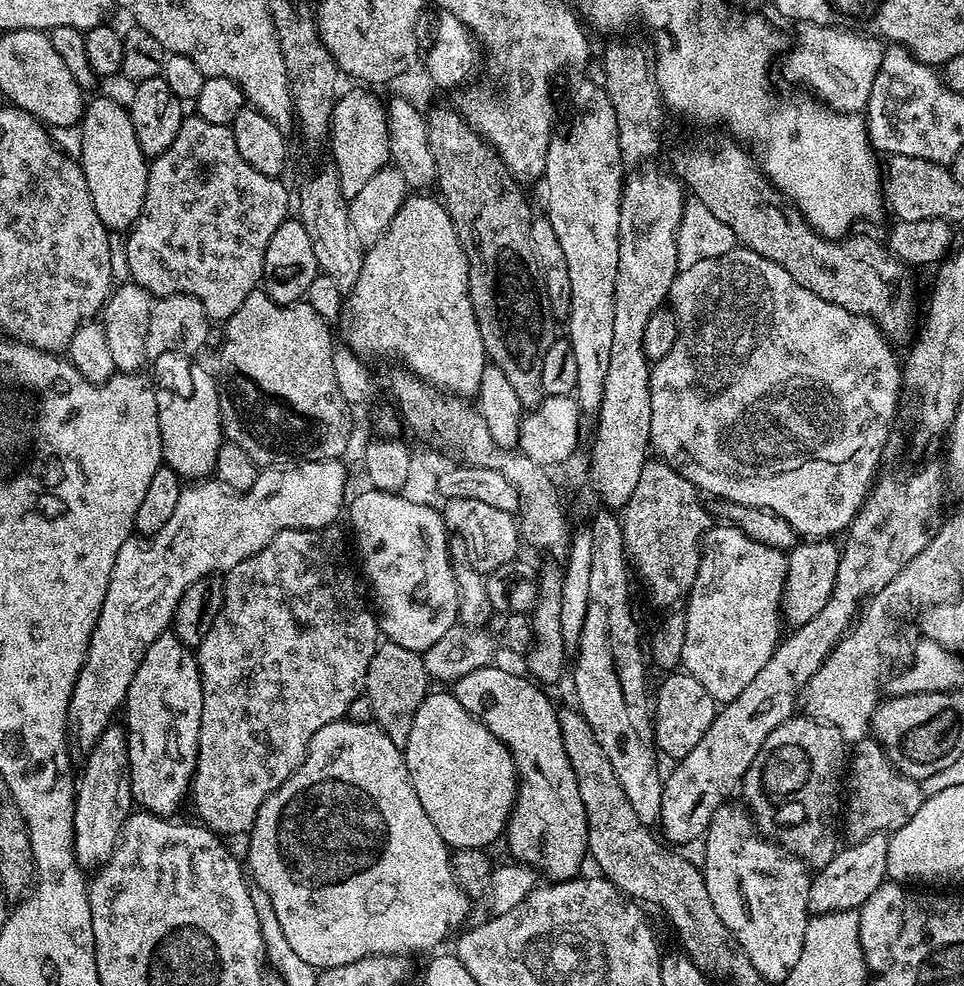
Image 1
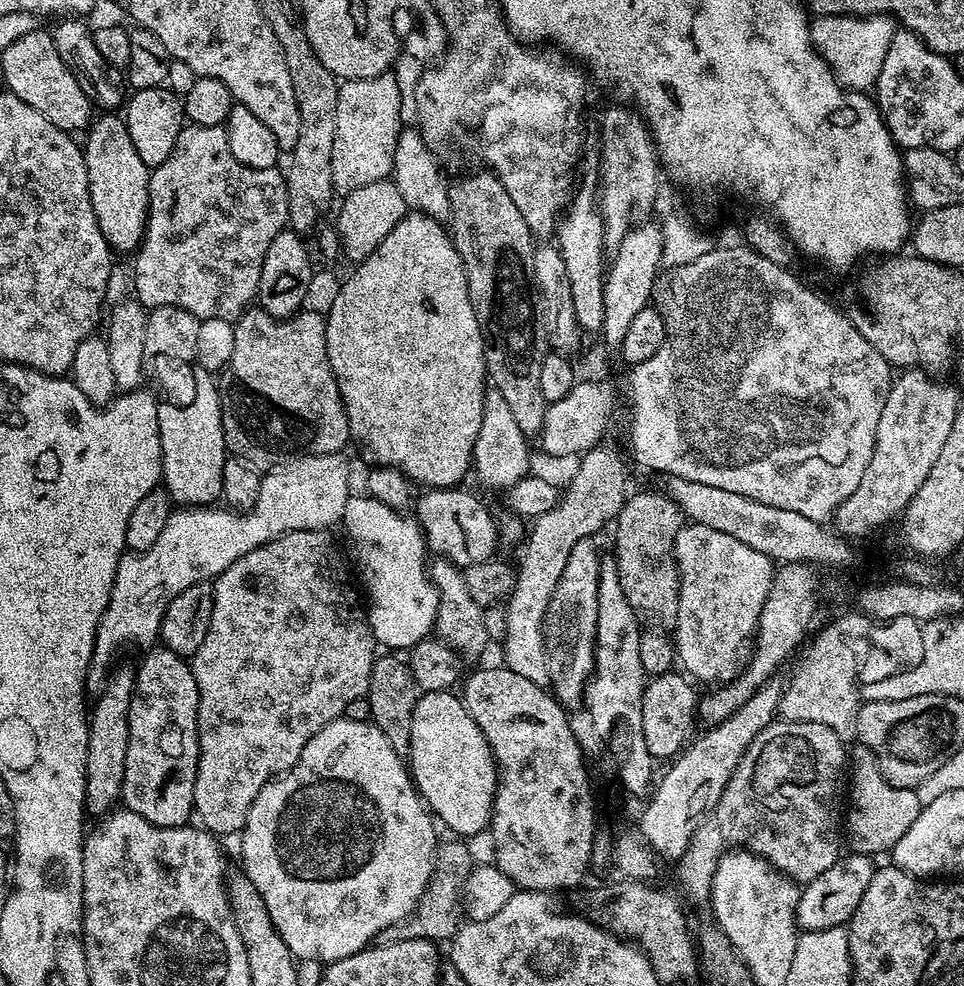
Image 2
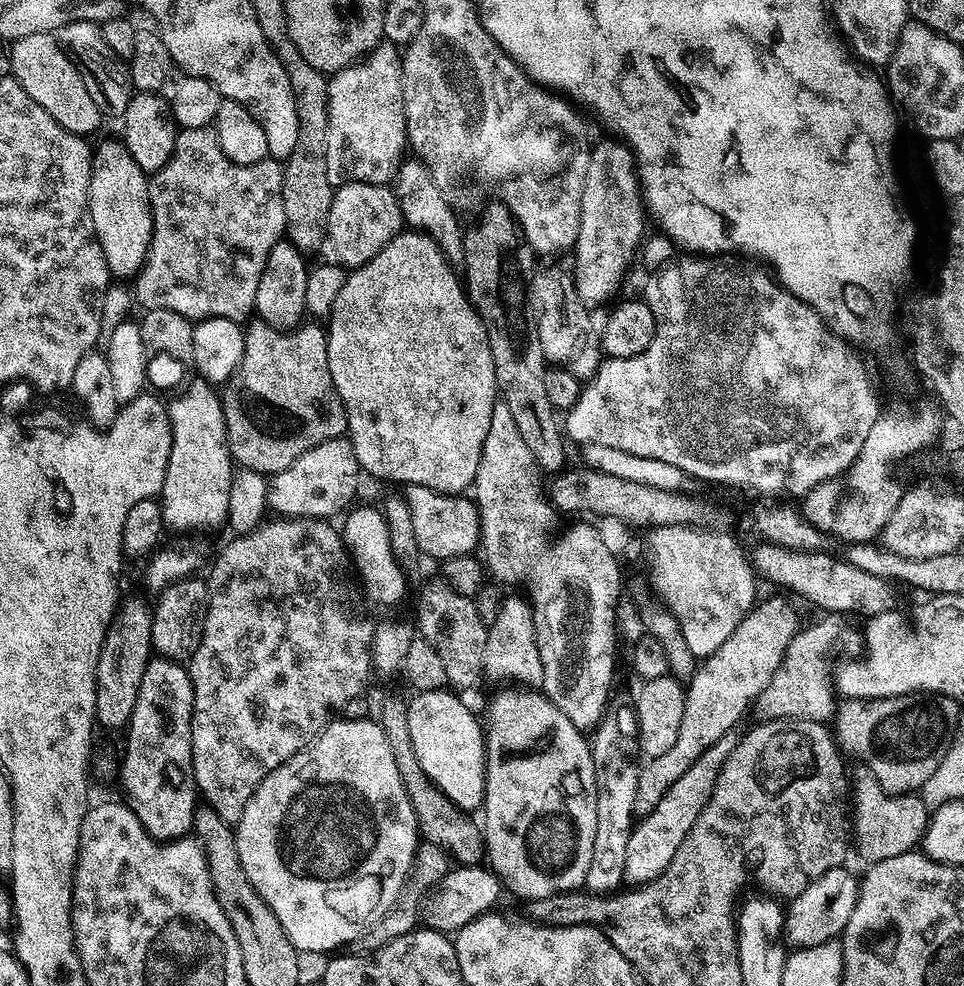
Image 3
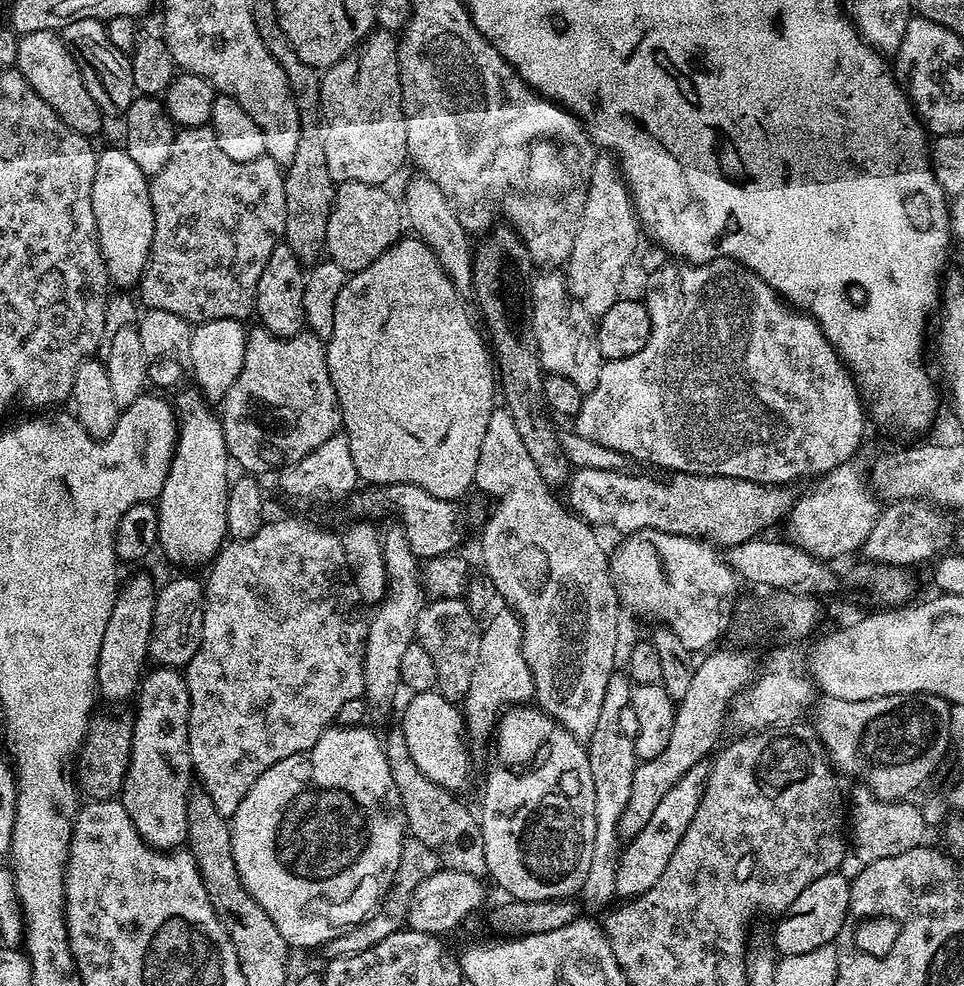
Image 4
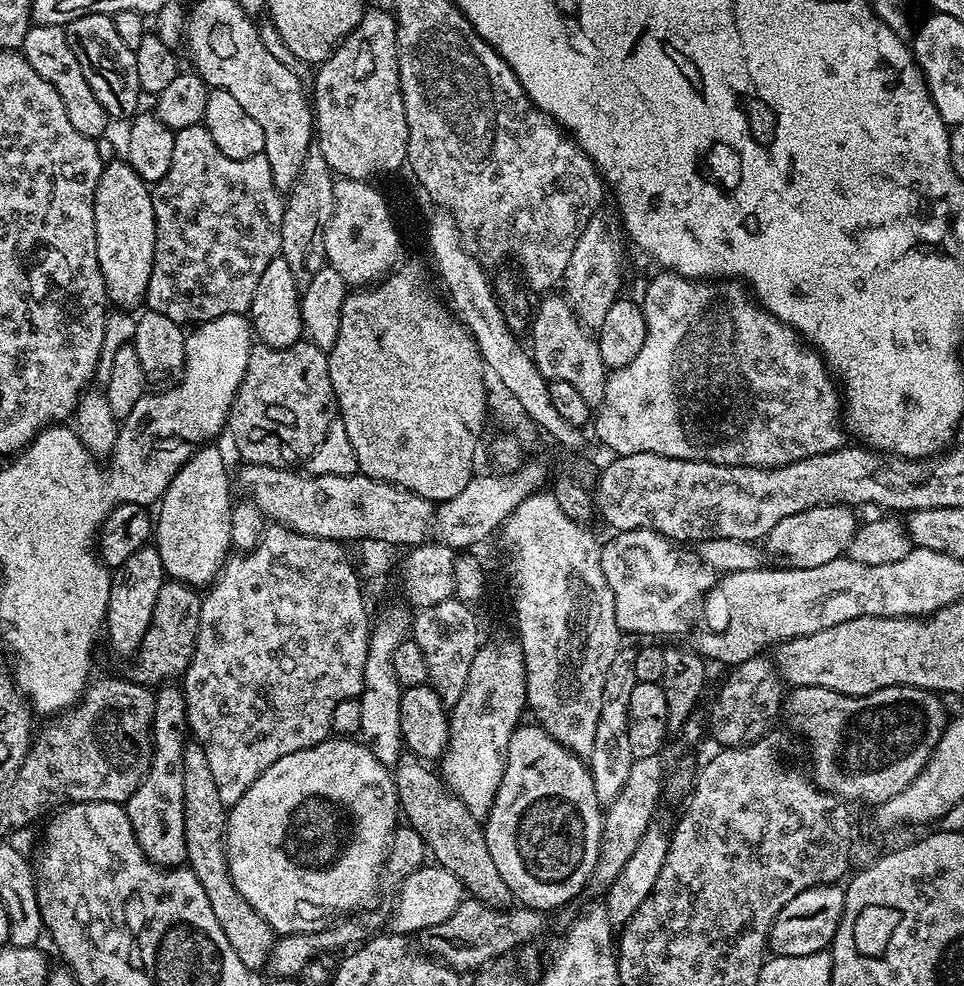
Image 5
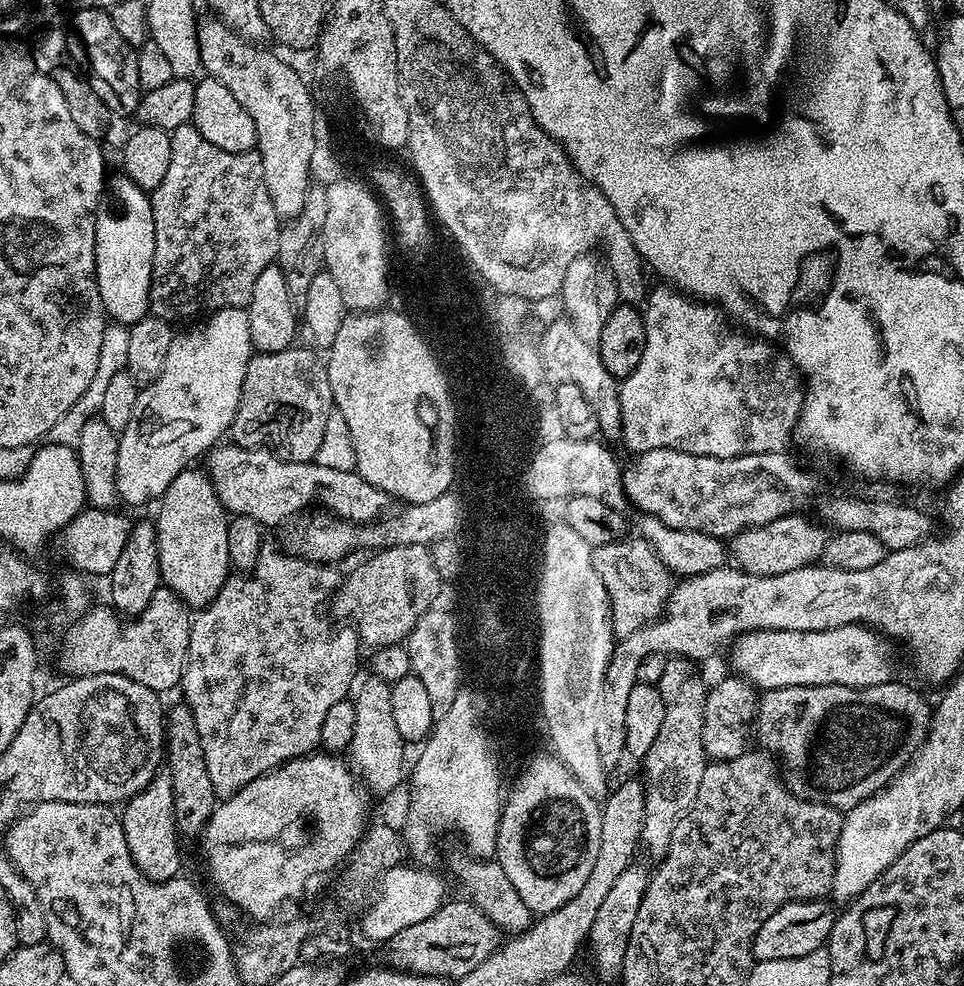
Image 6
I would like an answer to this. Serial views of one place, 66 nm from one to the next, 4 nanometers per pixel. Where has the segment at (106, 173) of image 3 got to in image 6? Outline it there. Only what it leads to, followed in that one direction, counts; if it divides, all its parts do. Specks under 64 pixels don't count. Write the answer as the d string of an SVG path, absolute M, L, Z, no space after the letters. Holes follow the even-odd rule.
M123 174L107 181L96 212L96 285L105 317L125 326L149 315L148 299L154 262L154 214L149 193Z

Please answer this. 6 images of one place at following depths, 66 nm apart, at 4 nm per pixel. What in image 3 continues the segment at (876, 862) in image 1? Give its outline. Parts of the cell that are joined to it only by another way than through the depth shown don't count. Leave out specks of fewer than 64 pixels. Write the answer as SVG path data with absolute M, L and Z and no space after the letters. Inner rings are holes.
M841 866L834 870L826 870L826 874L822 874L822 878L818 878L814 882L810 882L810 886L806 886L806 890L802 890L802 894L791 897L789 904L792 905L787 905L784 913L784 936L789 945L792 943L793 949L818 946L822 942L837 939L843 933L846 922L850 922L850 914L854 914L856 899L860 897L860 880L858 876L847 872L846 869L847 867Z

